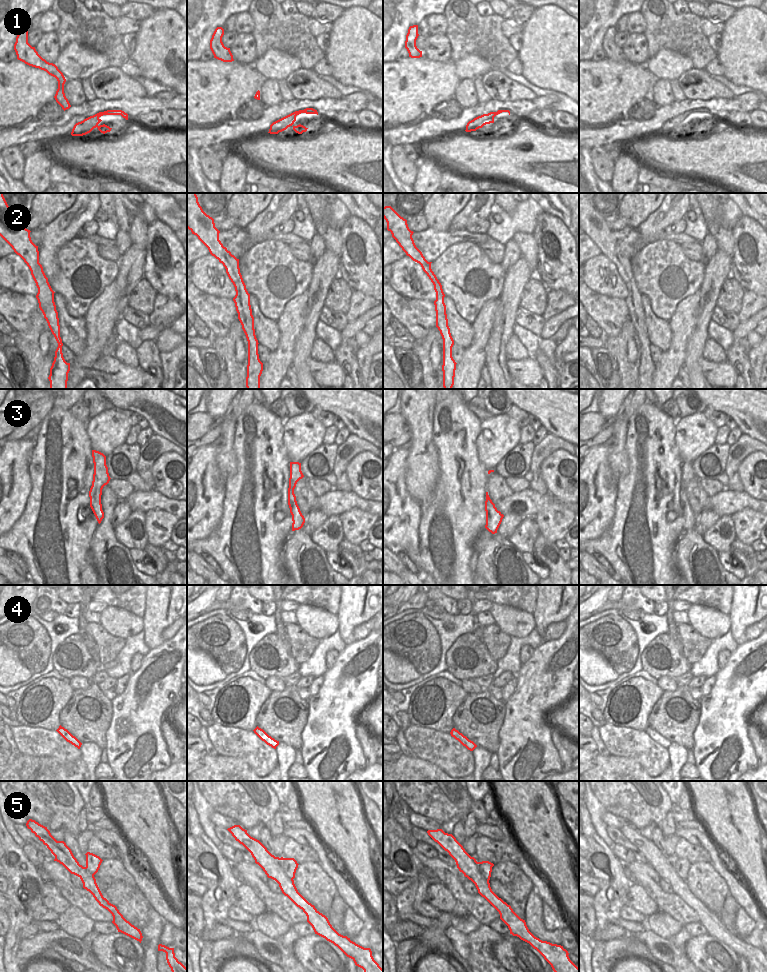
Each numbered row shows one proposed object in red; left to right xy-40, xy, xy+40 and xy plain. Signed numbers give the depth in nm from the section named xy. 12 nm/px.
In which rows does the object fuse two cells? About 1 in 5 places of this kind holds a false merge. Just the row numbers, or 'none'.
5

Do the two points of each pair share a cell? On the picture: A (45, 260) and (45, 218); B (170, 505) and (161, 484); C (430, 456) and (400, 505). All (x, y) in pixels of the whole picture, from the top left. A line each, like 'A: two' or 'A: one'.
A: two
B: two
C: two

